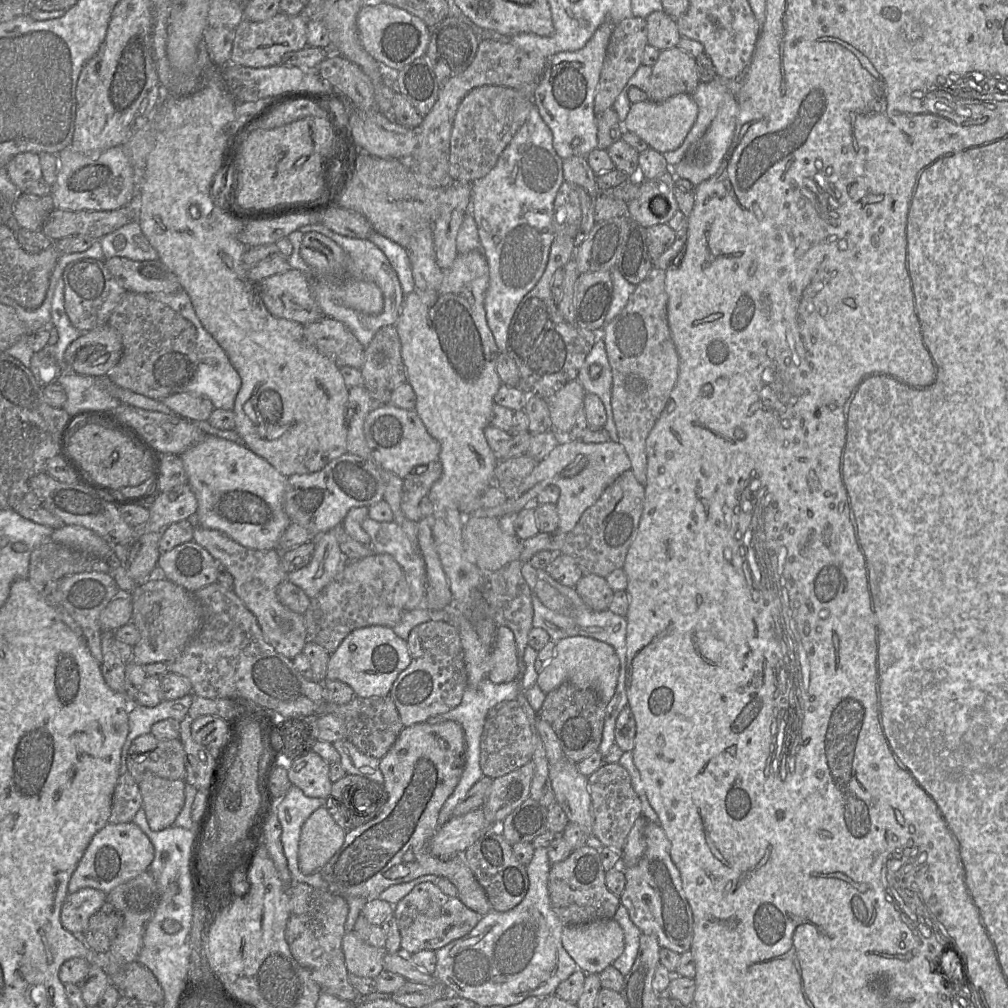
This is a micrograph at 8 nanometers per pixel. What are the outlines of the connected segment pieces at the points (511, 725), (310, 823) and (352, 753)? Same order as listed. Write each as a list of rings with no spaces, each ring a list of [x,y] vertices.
[[[517,700],[502,701],[491,708],[485,719],[480,741],[480,767],[483,776],[499,778],[532,760],[533,727]]]
[[[320,807],[305,821],[301,829],[298,850],[299,870],[304,875],[320,871],[338,852],[346,831],[328,812]]]
[[[349,740],[336,741],[333,746],[340,754],[340,764],[347,774],[362,776],[383,786],[384,777],[379,759],[362,753]]]

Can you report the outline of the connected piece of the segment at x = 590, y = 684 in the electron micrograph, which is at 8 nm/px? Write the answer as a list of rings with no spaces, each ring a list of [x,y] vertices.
[[[586,636],[566,637],[555,643],[553,657],[538,674],[536,683],[547,694],[562,683],[570,682],[578,688],[595,691],[608,705],[616,690],[619,667],[619,658],[610,644]]]

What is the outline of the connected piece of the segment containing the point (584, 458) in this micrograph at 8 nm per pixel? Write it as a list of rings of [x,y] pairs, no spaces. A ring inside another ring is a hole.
[[[571,440],[557,445],[531,473],[520,483],[517,492],[502,504],[477,509],[471,515],[500,518],[509,513],[518,513],[524,507],[532,505],[536,496],[548,485],[556,485],[560,495],[556,502],[559,526],[562,531],[571,531],[584,511],[600,497],[606,487],[612,484],[623,472],[631,469],[631,461],[624,446],[619,442],[584,443],[582,440]]]

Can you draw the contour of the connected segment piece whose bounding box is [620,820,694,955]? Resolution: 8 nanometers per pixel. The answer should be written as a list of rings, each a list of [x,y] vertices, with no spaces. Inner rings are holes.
[[[647,821],[644,828],[646,850],[632,867],[622,867],[626,884],[621,904],[628,910],[630,919],[647,935],[656,936],[661,947],[680,955],[690,951],[694,937],[694,922],[690,903],[682,886],[680,872],[671,857],[671,842],[662,826]]]

